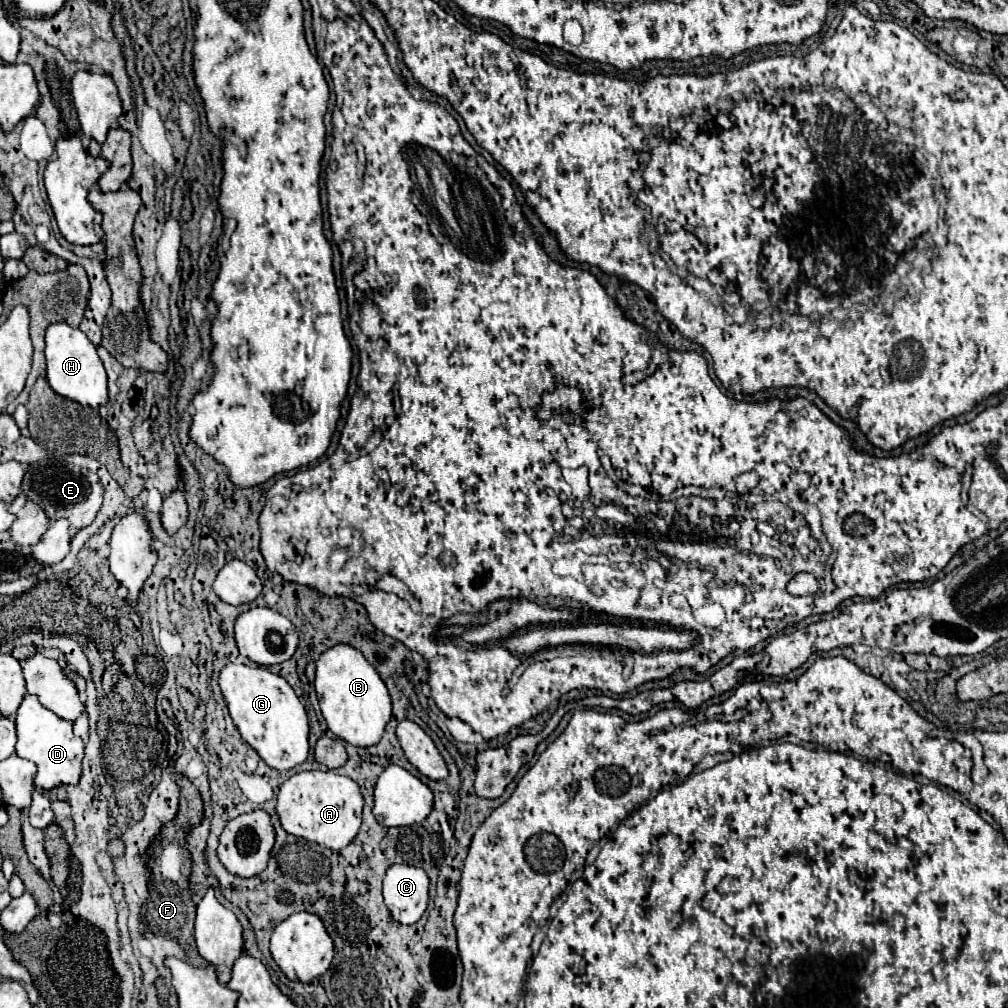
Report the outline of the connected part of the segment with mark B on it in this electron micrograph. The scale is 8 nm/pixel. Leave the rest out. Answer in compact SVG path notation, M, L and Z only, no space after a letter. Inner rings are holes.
M334 645L328 651L324 651L320 655L320 659L316 661L316 683L314 685L316 685L322 717L328 725L328 729L336 737L340 737L342 741L356 745L356 747L372 747L382 739L384 727L392 717L390 695L388 695L384 681L378 677L376 669L364 659L364 655L360 651L356 651L354 647L348 647L348 645Z

